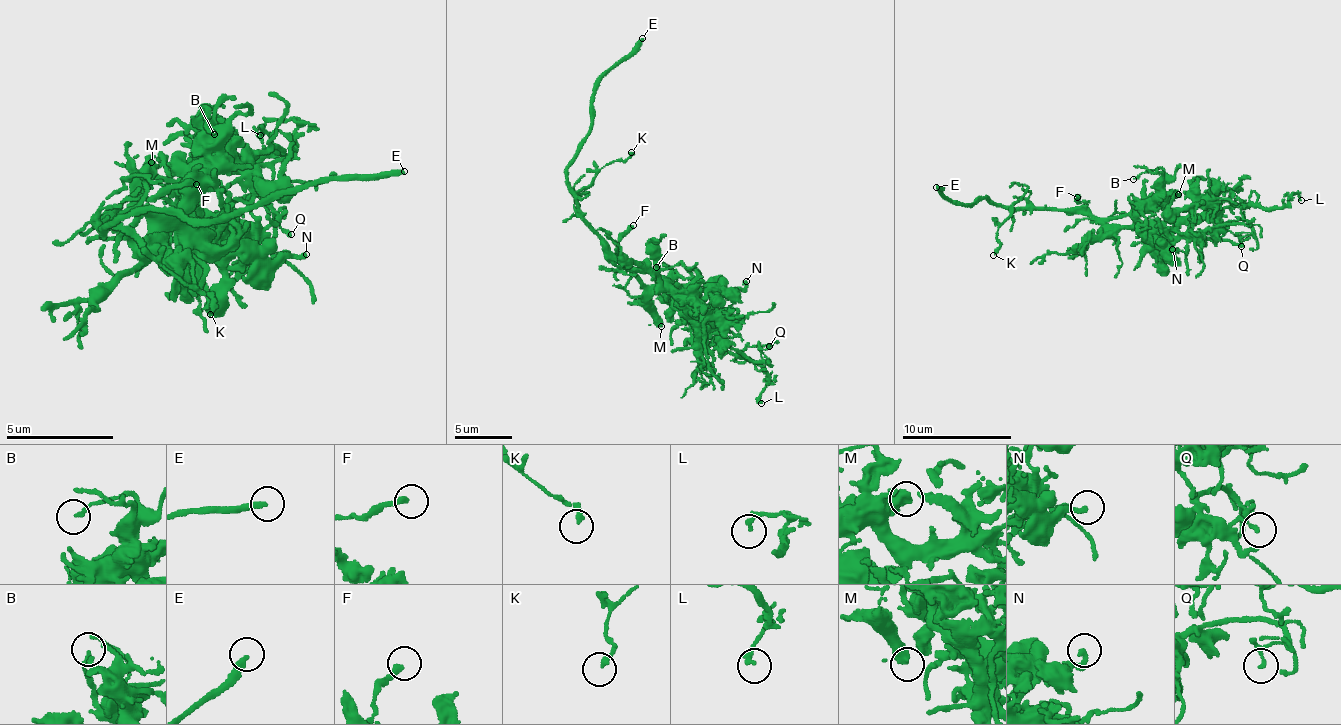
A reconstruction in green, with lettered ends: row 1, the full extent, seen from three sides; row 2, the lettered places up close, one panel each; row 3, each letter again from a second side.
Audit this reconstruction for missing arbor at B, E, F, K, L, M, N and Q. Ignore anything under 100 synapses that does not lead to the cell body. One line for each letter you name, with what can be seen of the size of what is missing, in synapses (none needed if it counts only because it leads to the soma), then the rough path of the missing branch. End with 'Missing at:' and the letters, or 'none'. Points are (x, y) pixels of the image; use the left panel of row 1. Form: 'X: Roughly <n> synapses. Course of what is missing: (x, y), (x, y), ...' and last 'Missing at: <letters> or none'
M: Roughly 170 synapses. Course of what is missing: (151, 162), (127, 93), (100, 86), (112, 113), (54, 107)
Missing at: E, M

